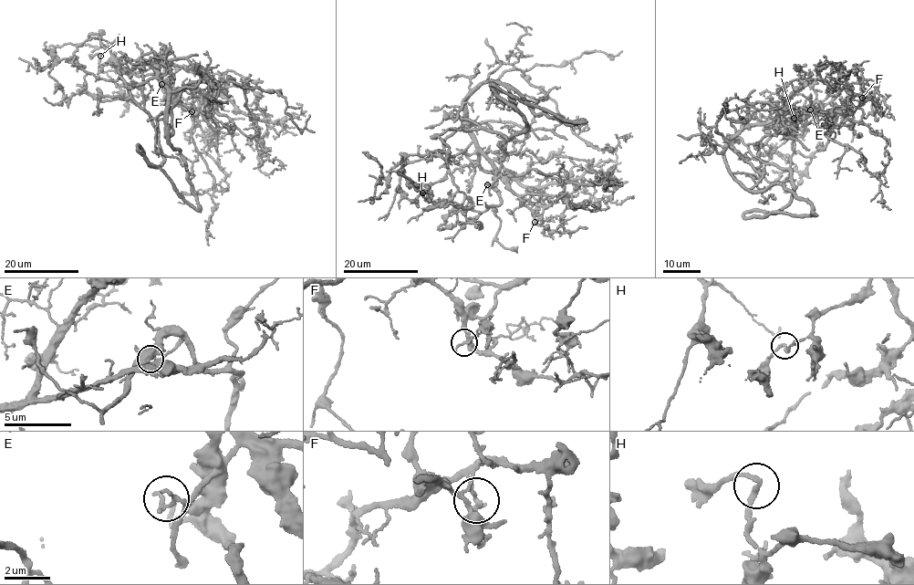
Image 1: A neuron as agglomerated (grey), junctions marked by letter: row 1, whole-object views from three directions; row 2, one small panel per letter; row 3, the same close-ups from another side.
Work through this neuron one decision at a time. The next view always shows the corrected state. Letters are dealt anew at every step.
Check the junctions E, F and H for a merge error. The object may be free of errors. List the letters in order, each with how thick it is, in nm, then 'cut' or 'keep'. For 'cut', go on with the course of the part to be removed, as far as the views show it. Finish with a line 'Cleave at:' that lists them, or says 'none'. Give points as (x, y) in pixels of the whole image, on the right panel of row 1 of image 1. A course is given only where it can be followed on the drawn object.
E: 150 nm thick; keep
F: 170 nm thick; cut; foreign part runs (862, 97), (847, 92), (850, 101), (861, 108), (866, 118), (874, 100), (881, 95)
H: 200 nm thick; keep
Cleave at: F

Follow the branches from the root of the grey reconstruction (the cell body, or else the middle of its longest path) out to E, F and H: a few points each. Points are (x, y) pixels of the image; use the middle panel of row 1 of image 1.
E: (485, 81), (469, 96), (464, 111), (467, 128), (497, 171), (495, 181), (487, 184)
F: (485, 81), (466, 100), (467, 128), (520, 204), (533, 213), (534, 222)
H: (485, 81), (469, 96), (465, 104), (464, 111), (472, 142), (450, 158), (445, 176), (421, 193)

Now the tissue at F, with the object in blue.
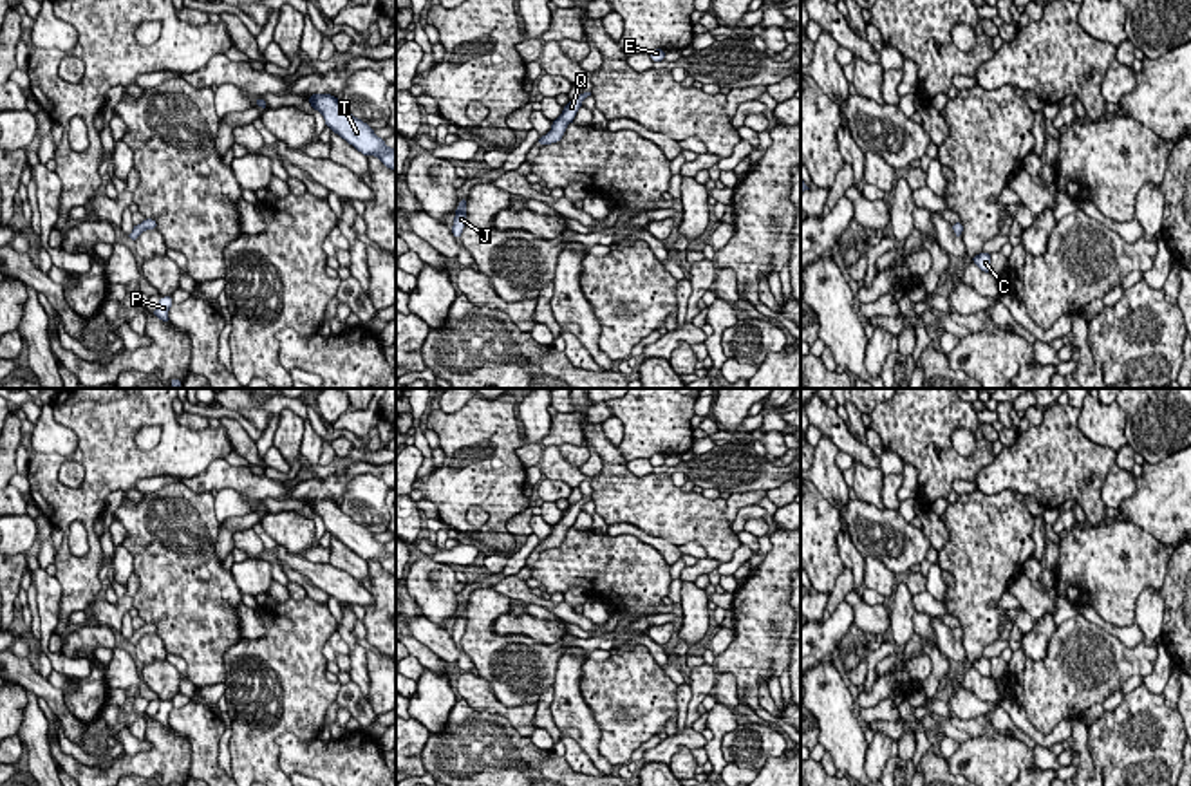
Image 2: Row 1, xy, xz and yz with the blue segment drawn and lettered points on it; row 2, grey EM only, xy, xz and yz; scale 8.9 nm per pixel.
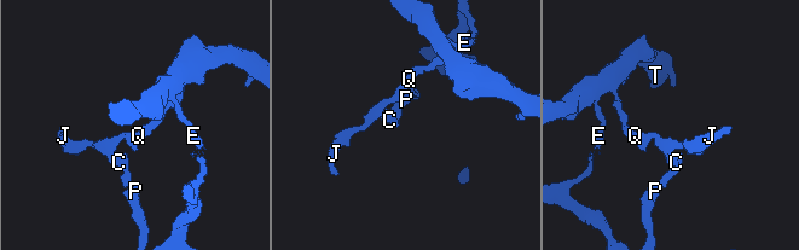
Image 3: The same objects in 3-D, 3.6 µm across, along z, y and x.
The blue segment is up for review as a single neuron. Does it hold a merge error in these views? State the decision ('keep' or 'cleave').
cleave

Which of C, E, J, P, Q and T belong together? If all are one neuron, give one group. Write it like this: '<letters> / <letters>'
C J P / E Q T

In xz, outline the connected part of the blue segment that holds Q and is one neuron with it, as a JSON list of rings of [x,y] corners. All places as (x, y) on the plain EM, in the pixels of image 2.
[[[582,497],[564,511],[562,519],[553,526],[551,535],[544,538],[544,549],[558,547],[562,544],[567,529],[575,526],[575,520],[587,501],[591,501],[591,497]]]

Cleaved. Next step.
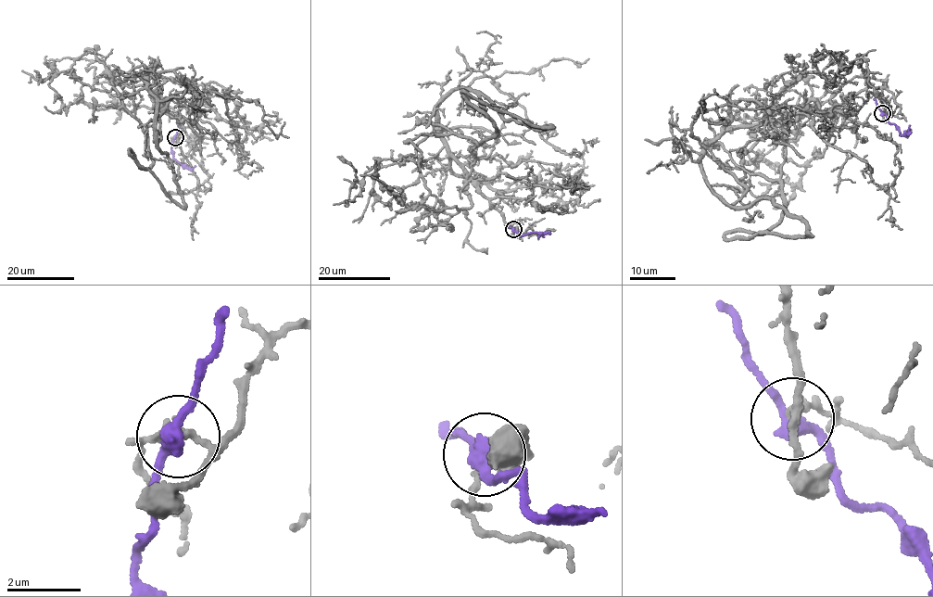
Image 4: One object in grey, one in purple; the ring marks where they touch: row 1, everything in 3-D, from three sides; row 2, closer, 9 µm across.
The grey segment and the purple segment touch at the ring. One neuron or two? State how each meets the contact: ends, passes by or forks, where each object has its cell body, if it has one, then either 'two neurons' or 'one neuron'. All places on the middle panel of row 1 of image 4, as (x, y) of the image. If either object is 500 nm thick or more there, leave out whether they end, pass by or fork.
grey forks there; purple passes by; no cell body on grey; no cell body on purple; one neuron

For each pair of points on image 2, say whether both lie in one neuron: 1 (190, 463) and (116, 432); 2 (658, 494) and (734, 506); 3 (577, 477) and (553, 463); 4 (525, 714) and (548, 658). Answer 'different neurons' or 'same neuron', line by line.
1: same neuron
2: different neurons
3: same neuron
4: different neurons

